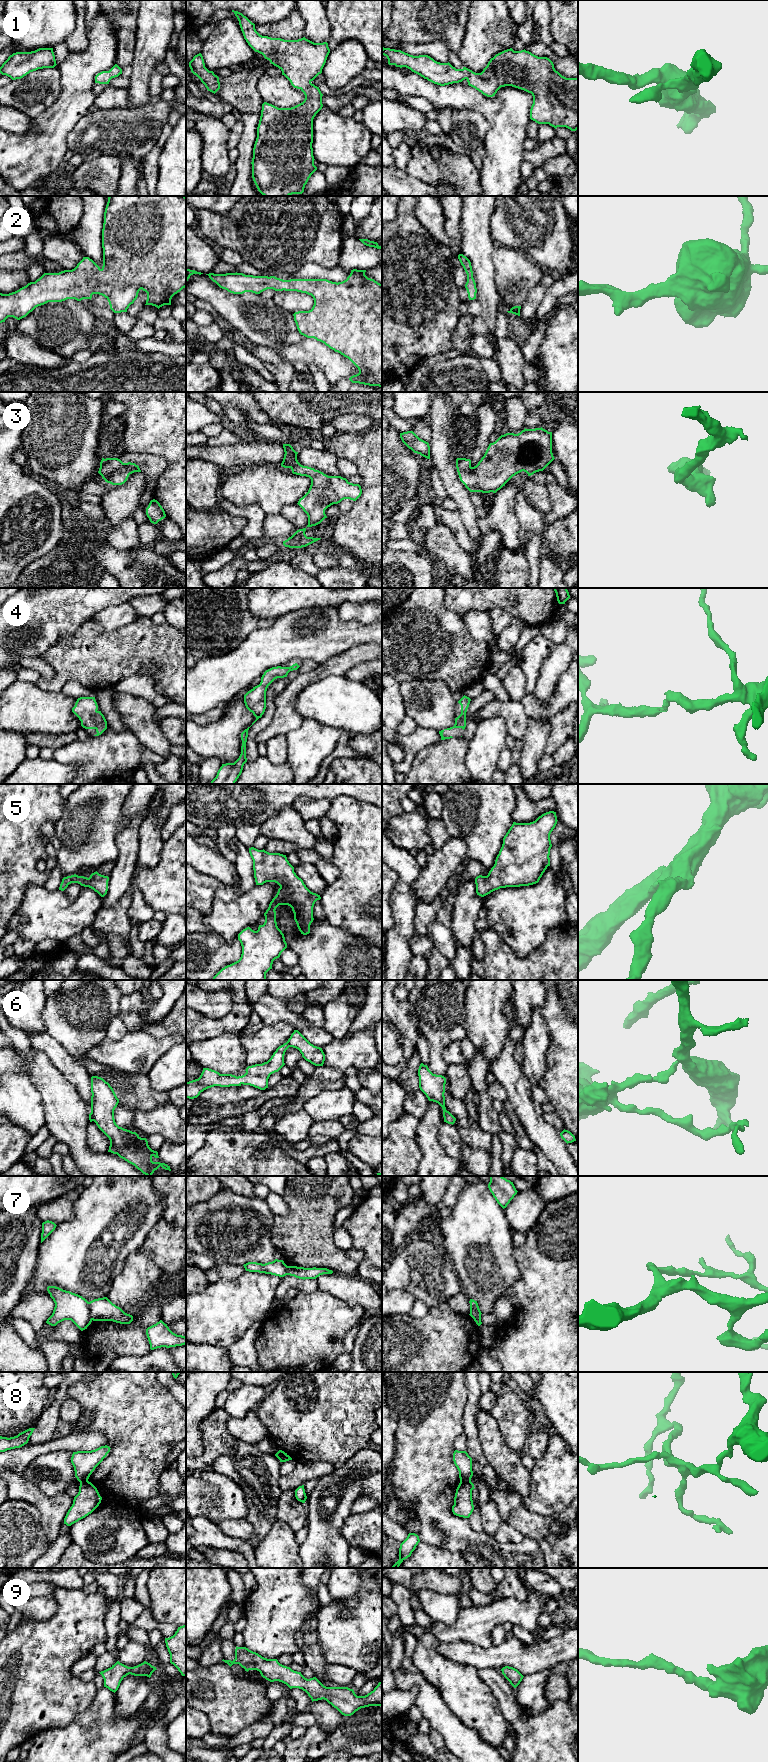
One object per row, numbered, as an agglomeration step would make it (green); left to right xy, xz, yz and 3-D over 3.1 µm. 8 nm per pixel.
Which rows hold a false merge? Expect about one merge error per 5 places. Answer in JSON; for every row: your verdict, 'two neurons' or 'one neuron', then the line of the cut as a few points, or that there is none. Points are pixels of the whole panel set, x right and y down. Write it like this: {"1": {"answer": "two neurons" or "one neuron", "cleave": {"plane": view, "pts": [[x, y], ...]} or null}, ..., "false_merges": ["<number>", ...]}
{"1": {"answer": "one neuron", "cleave": null}, "2": {"answer": "one neuron", "cleave": null}, "3": {"answer": "one neuron", "cleave": null}, "4": {"answer": "one neuron", "cleave": null}, "5": {"answer": "one neuron", "cleave": null}, "6": {"answer": "two neurons", "cleave": {"plane": "xz", "pts": [[287, 1041], [290, 1046]]}}, "7": {"answer": "two neurons", "cleave": {"plane": "xy", "pts": [[88, 1302], [92, 1319]]}}, "8": {"answer": "two neurons", "cleave": {"plane": "yz", "pts": [[470, 1480], [460, 1482]]}}, "9": {"answer": "one neuron", "cleave": null}, "false_merges": ["6", "7", "8"]}

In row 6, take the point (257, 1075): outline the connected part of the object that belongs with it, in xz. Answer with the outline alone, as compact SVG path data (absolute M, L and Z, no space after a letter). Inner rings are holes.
M288 1042L279 1046L271 1058L262 1064L255 1064L246 1068L242 1076L232 1074L220 1074L219 1072L203 1068L198 1079L186 1082L186 1098L197 1098L204 1090L214 1087L230 1087L250 1085L260 1090L268 1088L268 1079L271 1074L278 1072L284 1065L284 1055L290 1047Z

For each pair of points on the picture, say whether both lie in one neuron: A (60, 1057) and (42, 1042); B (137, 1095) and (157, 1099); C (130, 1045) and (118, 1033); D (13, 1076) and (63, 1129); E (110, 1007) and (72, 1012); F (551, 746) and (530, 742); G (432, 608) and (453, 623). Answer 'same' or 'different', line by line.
A: same
B: same
C: different
D: different
E: same
F: different
G: same

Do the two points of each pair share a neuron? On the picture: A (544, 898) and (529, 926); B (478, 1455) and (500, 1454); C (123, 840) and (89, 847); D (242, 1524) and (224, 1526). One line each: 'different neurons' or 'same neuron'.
A: same neuron
B: different neurons
C: different neurons
D: same neuron

